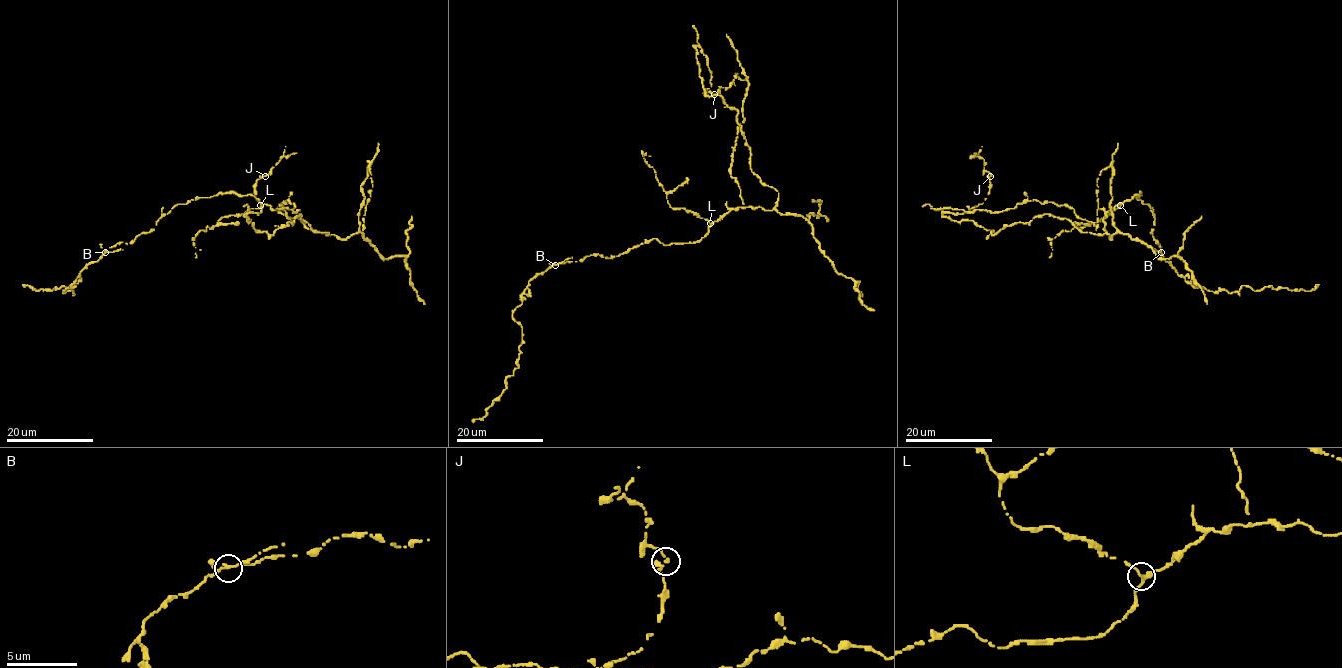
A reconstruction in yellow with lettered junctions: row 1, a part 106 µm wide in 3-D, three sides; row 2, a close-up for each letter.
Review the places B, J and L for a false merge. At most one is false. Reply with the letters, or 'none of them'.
none of them

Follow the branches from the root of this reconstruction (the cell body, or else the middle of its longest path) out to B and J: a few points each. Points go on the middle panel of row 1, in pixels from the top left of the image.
B: (718, 220), (703, 237), (693, 243), (664, 245), (652, 238), (610, 258), (594, 254), (576, 261), (555, 265)
J: (718, 220), (772, 210), (778, 193), (750, 169), (738, 111), (706, 94), (693, 46), (714, 94)

